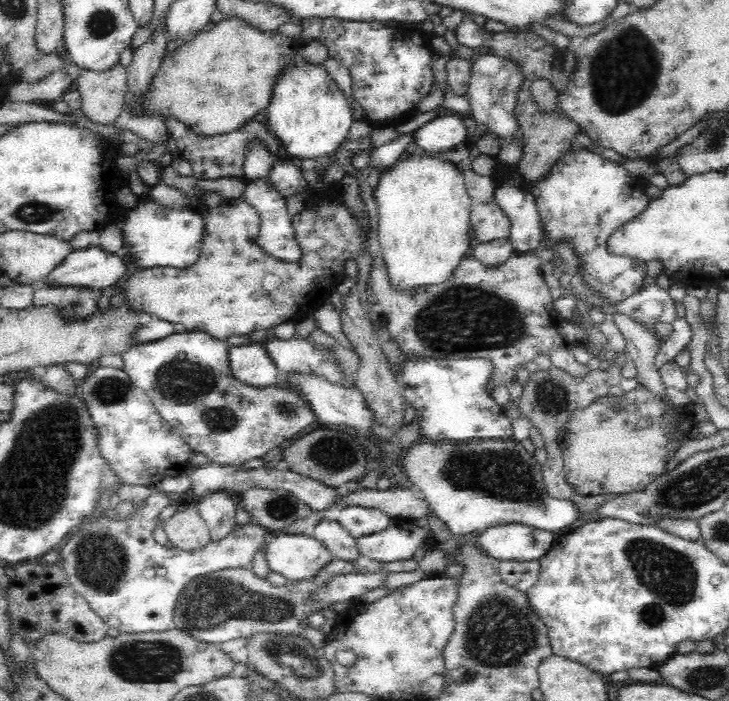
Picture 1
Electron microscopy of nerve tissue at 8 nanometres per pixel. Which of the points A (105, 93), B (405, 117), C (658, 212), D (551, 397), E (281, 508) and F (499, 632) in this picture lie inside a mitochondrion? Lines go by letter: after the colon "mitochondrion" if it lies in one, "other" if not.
A: other
B: other
C: other
D: mitochondrion
E: mitochondrion
F: mitochondrion

